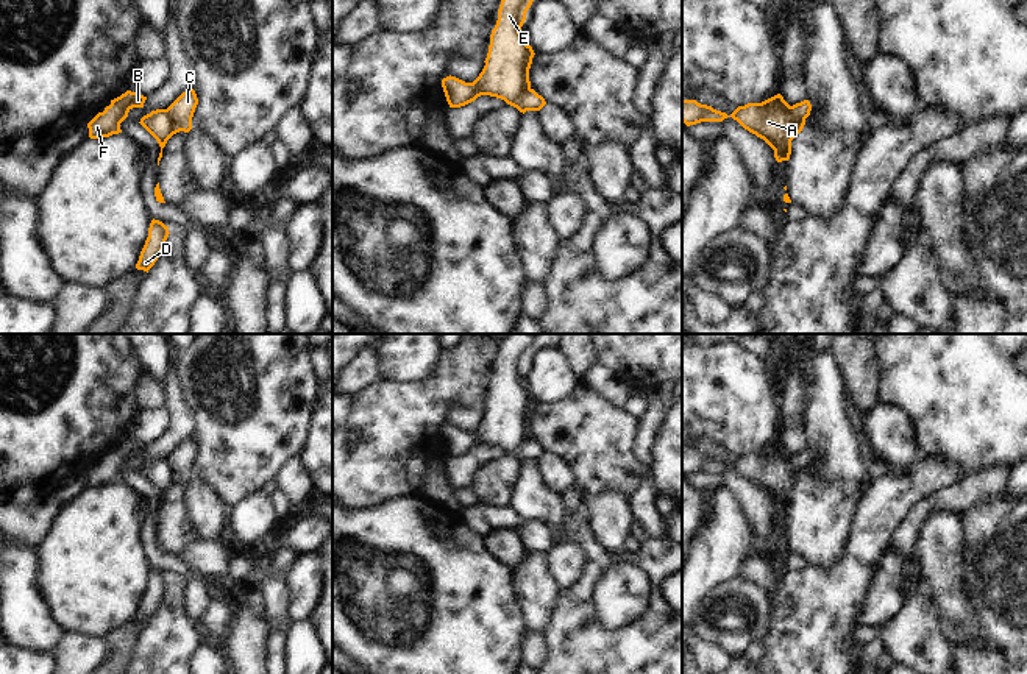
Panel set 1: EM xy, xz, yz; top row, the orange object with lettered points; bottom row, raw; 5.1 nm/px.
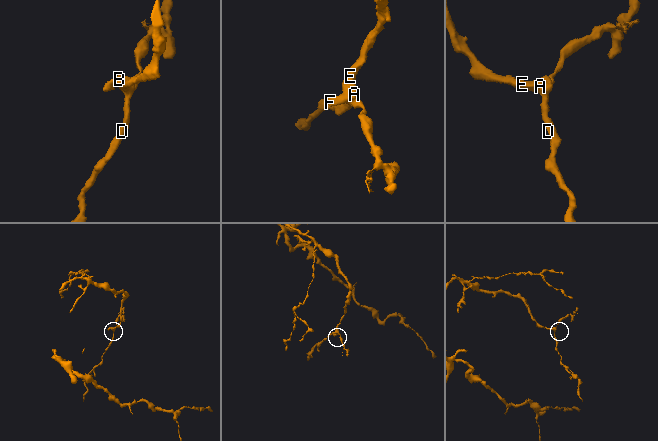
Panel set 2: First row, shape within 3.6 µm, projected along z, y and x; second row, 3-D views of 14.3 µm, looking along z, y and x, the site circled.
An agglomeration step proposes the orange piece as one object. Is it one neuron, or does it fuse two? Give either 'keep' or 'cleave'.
cleave

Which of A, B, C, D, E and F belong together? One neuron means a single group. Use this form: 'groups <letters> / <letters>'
groups A B D E F / C

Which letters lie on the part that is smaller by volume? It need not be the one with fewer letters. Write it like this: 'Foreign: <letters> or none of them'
Foreign: C

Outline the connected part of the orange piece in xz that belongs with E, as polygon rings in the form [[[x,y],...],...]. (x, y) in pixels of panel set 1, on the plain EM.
[[[510,334],[504,340],[479,426],[473,432],[451,424],[442,429],[450,457],[465,456],[481,445],[501,448],[512,456],[531,438],[529,418],[535,403],[520,379],[537,337],[538,334]]]

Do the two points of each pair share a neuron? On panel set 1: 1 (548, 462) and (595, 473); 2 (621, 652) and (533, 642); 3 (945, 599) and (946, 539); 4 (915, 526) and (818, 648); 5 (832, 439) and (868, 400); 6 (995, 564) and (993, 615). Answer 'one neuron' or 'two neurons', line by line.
1: two neurons
2: two neurons
3: one neuron
4: two neurons
5: two neurons
6: one neuron

